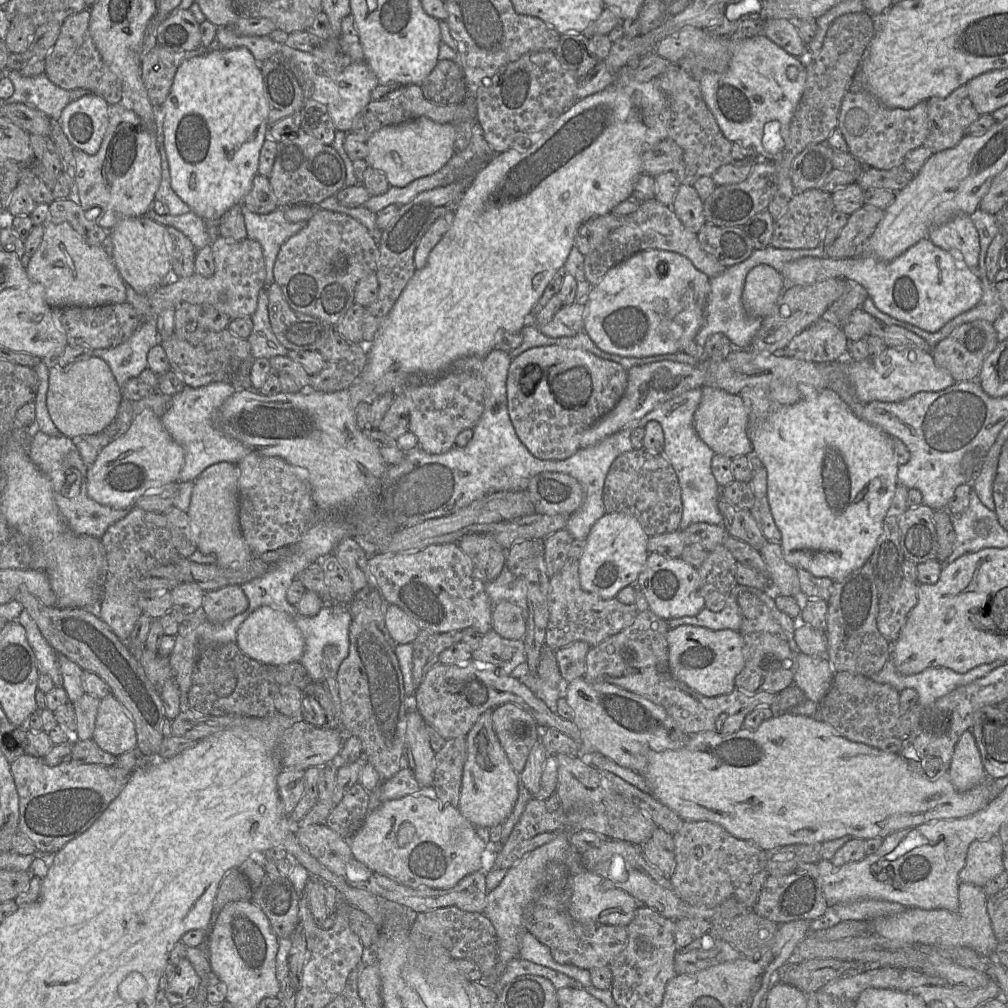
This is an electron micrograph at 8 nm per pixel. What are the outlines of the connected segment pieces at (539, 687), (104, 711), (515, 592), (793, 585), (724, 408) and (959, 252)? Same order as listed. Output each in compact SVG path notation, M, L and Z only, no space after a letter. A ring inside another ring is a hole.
M545 644L542 648L538 672L535 676L528 674L519 678L546 706L557 712L557 701L565 698L567 682L562 678L557 664L555 651Z
M113 694L101 699L93 740L101 749L117 757L137 746L135 724Z
M505 565L495 580L485 583L485 589L493 606L501 601L511 602L521 608L527 622L527 587L523 577L515 576Z
M768 541L759 553L768 569L773 599L777 595L794 597L801 592L797 568L785 561L780 544Z
M704 386L701 391L701 401L694 413L694 429L700 439L715 454L730 459L752 453L752 443L747 432L748 412L740 395L730 394L712 386Z
M960 214L942 225L931 228L929 239L934 245L951 252L971 270L977 268L980 240L970 215Z

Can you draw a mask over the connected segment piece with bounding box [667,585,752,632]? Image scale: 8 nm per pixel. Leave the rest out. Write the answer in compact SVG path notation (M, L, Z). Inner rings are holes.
M736 585L731 591L729 598L726 601L725 607L720 612L715 613L704 608L696 616L685 616L668 620L668 626L670 629L673 629L682 625L690 625L705 627L713 631L728 629L739 632L742 623L742 617L737 603L737 598L741 593L745 592L752 594L752 587Z

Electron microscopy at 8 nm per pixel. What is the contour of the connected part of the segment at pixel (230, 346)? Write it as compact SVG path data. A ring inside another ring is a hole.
M228 329L208 334L200 343L193 345L173 334L161 340L170 363L171 371L179 376L186 386L198 388L214 382L231 384L236 390L251 389L251 369L255 360L247 339L232 334Z

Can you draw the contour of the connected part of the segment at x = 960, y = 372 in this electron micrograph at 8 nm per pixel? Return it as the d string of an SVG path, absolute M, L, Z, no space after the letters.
M978 319L954 329L948 337L932 348L931 355L935 363L939 367L947 369L956 382L978 380L985 359L997 347L998 343L994 324Z

